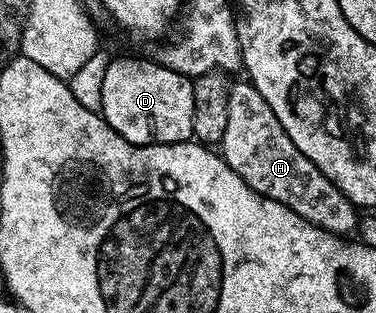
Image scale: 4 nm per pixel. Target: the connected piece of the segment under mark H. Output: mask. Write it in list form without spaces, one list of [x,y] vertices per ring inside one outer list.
[[[243,80],[237,82],[236,85],[234,82],[228,88],[227,95],[229,97],[229,123],[225,126],[221,156],[227,162],[228,167],[237,171],[237,175],[241,175],[243,182],[260,197],[268,197],[289,207],[289,211],[301,215],[301,219],[330,233],[354,234],[351,232],[354,231],[355,224],[359,221],[358,215],[360,216],[356,206],[351,204],[351,200],[312,161],[305,159],[305,155],[301,155],[301,151],[297,151],[297,143],[293,143],[293,139],[289,139],[289,135],[285,135],[285,127],[281,127],[281,119],[277,119],[277,115],[273,115],[273,107],[269,107],[269,103],[265,103],[261,91],[257,91],[246,80]]]

